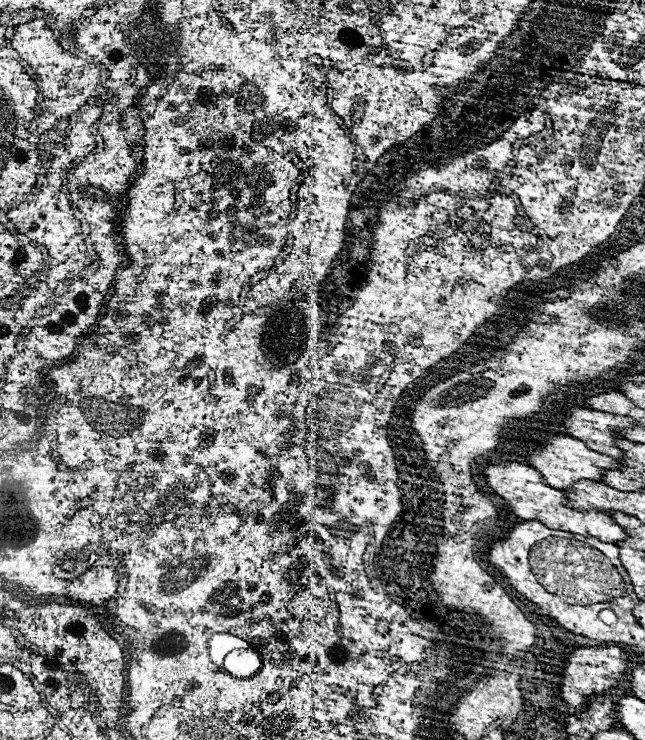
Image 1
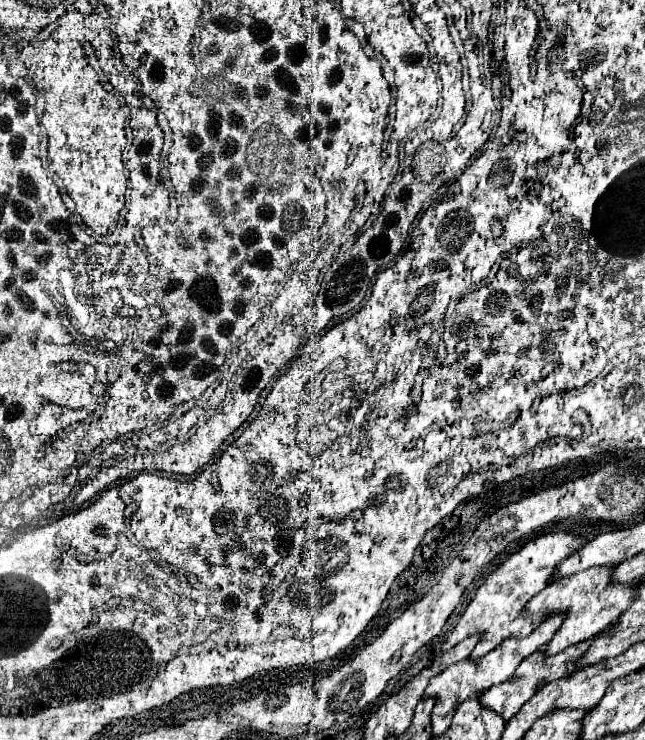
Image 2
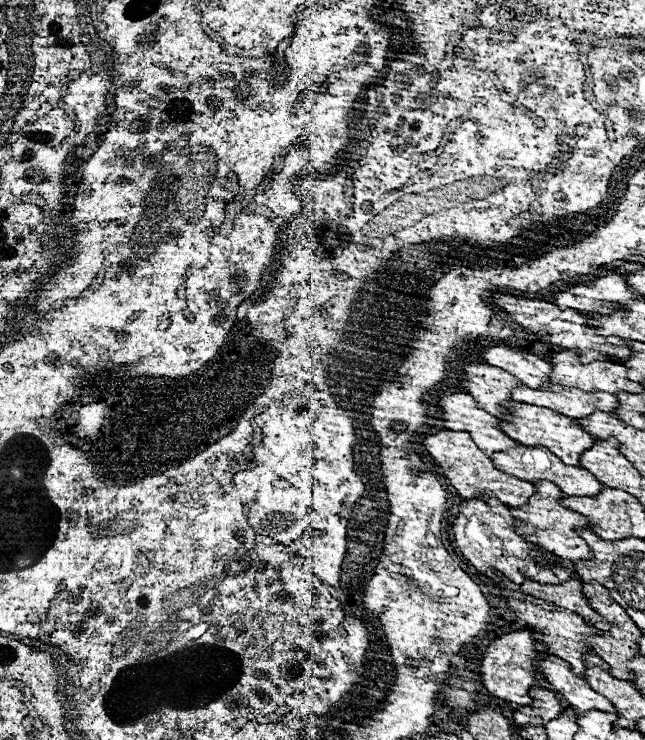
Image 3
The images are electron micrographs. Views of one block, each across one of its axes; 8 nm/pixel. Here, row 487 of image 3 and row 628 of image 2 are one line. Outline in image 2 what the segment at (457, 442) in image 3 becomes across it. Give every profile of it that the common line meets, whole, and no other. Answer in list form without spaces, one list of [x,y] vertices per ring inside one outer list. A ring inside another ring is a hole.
[[[556,532],[556,534],[548,534],[548,536],[542,536],[542,538],[536,538],[536,540],[528,542],[520,552],[512,554],[476,590],[474,598],[470,600],[470,604],[466,606],[464,614],[460,616],[460,622],[454,626],[454,630],[450,630],[448,640],[442,644],[440,652],[450,650],[452,646],[462,642],[464,638],[480,636],[476,648],[468,656],[468,660],[476,660],[476,658],[488,654],[490,650],[494,650],[498,644],[502,644],[508,638],[524,638],[524,636],[528,636],[544,620],[544,616],[542,614],[540,616],[538,614],[536,616],[522,616],[524,604],[534,594],[538,594],[542,588],[546,588],[550,584],[548,580],[550,580],[556,564],[560,564],[566,556],[576,552],[582,544],[584,544],[584,540],[580,536],[576,536],[576,534]]]

